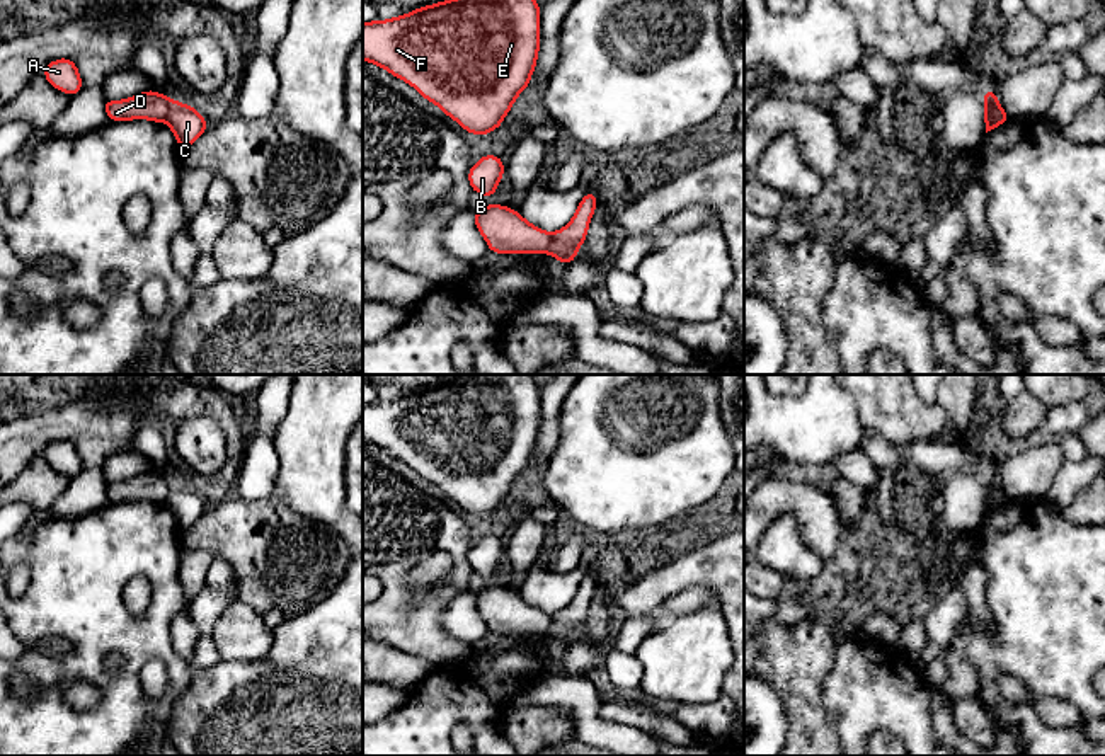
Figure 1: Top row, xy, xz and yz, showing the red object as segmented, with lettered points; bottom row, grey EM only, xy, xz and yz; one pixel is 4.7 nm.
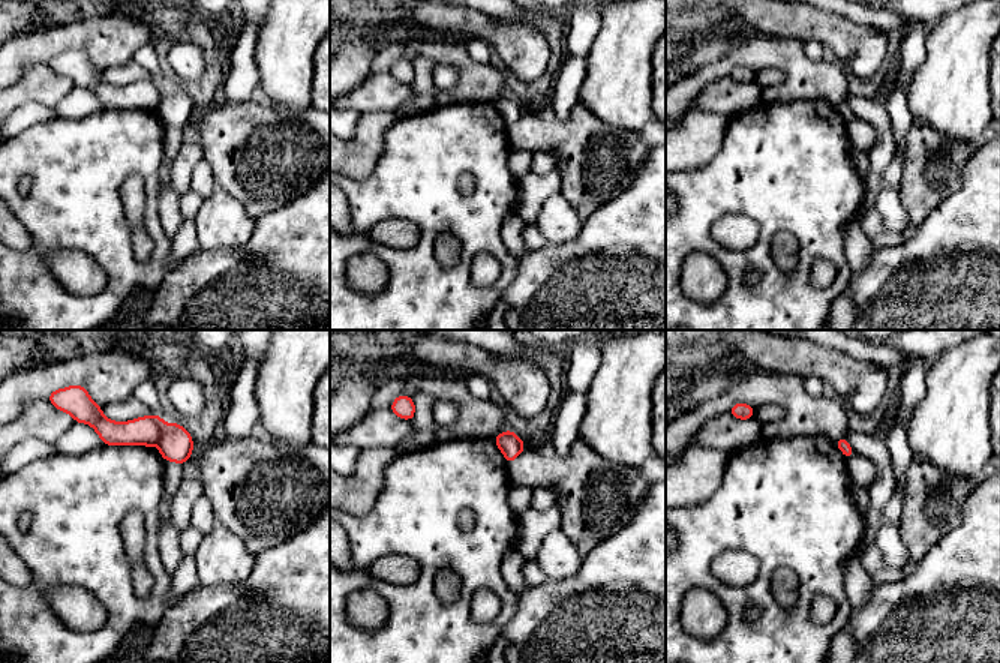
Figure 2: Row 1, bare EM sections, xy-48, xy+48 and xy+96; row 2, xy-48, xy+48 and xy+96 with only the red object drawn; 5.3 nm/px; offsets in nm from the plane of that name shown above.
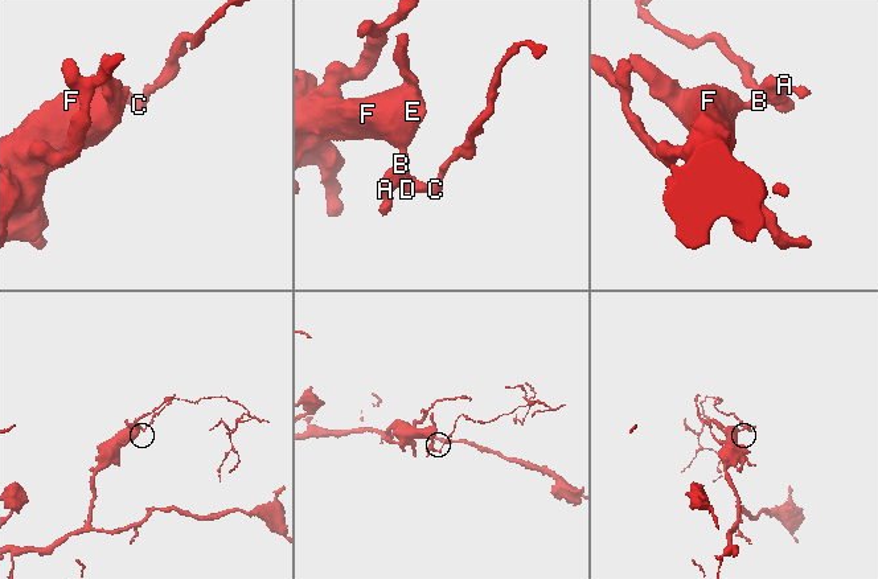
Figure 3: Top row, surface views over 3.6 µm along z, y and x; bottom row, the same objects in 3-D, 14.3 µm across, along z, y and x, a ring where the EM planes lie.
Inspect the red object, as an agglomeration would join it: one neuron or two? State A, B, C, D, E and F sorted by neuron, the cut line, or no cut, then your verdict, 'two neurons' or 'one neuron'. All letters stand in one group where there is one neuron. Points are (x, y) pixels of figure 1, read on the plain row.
groups A B D E F / C; cut xy (176, 484), (166, 501); two neurons

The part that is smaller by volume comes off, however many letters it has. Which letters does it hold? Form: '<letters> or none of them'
C

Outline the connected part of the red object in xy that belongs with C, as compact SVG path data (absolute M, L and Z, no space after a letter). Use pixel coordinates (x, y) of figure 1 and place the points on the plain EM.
M182 484L172 487L167 506L182 531L189 530L208 509L206 501L194 489Z

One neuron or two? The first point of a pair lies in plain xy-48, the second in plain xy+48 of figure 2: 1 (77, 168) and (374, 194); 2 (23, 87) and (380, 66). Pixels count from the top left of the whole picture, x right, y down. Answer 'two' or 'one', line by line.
1: one
2: two

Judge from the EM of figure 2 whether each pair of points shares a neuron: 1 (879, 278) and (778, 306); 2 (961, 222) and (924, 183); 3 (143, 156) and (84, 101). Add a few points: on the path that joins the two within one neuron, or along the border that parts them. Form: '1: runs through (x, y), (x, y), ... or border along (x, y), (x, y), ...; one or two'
1: border along (852, 279), (846, 288); two
2: border along (960, 171), (960, 185), (916, 227); two
3: border along (102, 107), (81, 117), (62, 117); two

